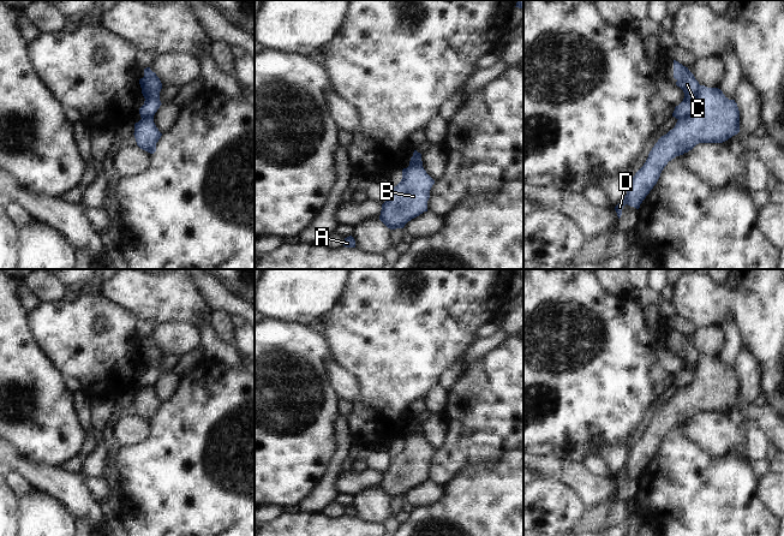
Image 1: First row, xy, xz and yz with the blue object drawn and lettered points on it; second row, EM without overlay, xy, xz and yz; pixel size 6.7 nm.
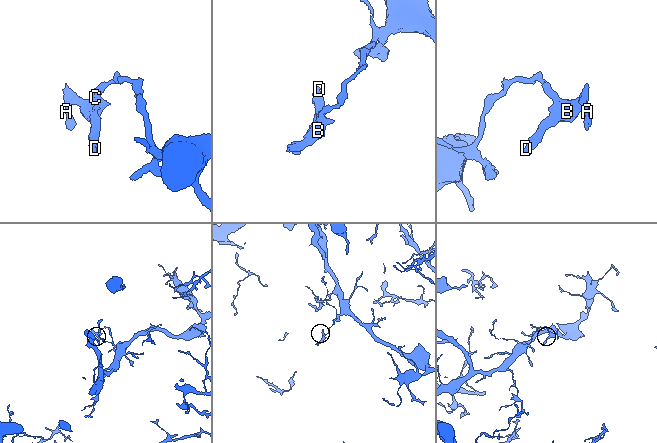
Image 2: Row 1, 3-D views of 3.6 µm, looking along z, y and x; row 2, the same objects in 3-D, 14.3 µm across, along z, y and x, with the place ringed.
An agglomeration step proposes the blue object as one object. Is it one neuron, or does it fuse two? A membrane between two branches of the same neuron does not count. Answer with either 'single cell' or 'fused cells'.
fused cells

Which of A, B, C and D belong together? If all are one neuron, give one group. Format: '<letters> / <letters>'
A B D / C

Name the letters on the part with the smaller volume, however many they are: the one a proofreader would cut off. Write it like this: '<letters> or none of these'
A, B, D

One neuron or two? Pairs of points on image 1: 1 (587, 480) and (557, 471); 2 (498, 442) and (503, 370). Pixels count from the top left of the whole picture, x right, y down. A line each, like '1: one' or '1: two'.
1: one
2: one

